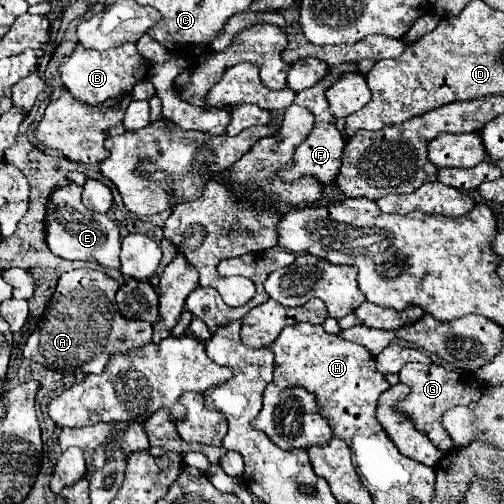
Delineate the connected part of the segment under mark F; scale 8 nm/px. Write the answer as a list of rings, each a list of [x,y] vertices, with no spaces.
[[[357,64],[337,66],[337,68],[329,70],[327,76],[321,82],[317,82],[313,88],[305,88],[301,92],[297,92],[295,104],[305,106],[307,110],[311,110],[315,114],[315,126],[313,126],[311,134],[295,148],[291,164],[287,164],[287,166],[283,166],[283,168],[279,168],[275,172],[275,178],[279,178],[281,182],[291,184],[291,182],[295,182],[295,180],[299,180],[303,176],[311,176],[321,184],[331,184],[337,178],[339,168],[341,168],[341,156],[343,156],[345,140],[343,140],[341,132],[335,128],[335,118],[333,118],[333,114],[329,110],[329,104],[327,104],[327,98],[325,98],[325,88],[329,86],[329,82],[333,82],[333,78],[337,78],[339,74],[345,74],[345,72],[357,72]]]

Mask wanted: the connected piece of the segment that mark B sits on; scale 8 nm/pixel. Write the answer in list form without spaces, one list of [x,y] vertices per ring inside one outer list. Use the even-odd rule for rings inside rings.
[[[81,44],[73,50],[69,60],[61,66],[61,80],[65,88],[79,100],[87,104],[101,104],[109,98],[117,98],[119,94],[129,94],[133,86],[141,80],[147,80],[149,60],[145,60],[135,44],[121,44],[117,48],[109,48],[105,52],[85,50]]]

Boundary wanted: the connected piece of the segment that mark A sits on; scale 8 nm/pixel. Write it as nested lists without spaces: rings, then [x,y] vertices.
[[[77,268],[77,270],[63,272],[57,282],[57,290],[55,290],[53,298],[47,304],[45,314],[41,316],[37,328],[33,330],[27,344],[23,346],[23,356],[33,362],[43,364],[45,368],[61,372],[61,374],[101,374],[113,354],[129,354],[129,350],[135,350],[135,346],[139,348],[139,346],[145,346],[147,342],[151,342],[153,328],[149,322],[125,320],[117,312],[117,308],[115,308],[117,288],[119,288],[119,284],[101,270]]]

